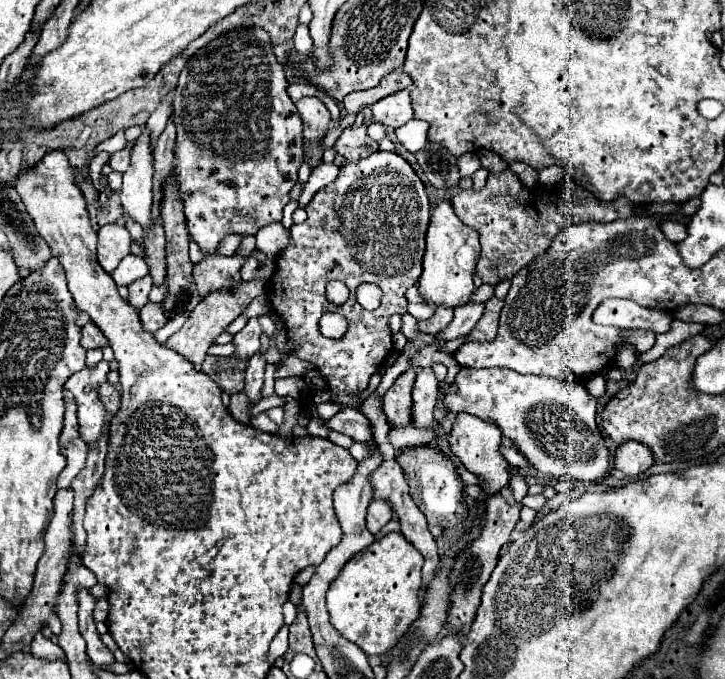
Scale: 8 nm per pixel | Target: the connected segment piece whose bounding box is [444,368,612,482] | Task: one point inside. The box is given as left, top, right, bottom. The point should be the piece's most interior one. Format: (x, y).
(551, 421)

